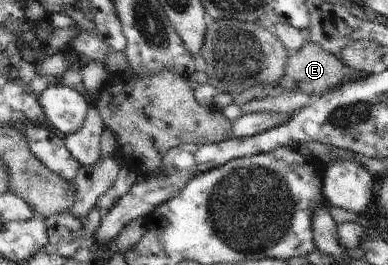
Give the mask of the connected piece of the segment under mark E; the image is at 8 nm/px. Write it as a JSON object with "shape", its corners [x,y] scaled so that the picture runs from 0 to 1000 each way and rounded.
{"shape":[[[794,162],[771,200],[747,208],[719,317],[747,351],[825,355],[871,332],[897,272],[876,211]]]}

